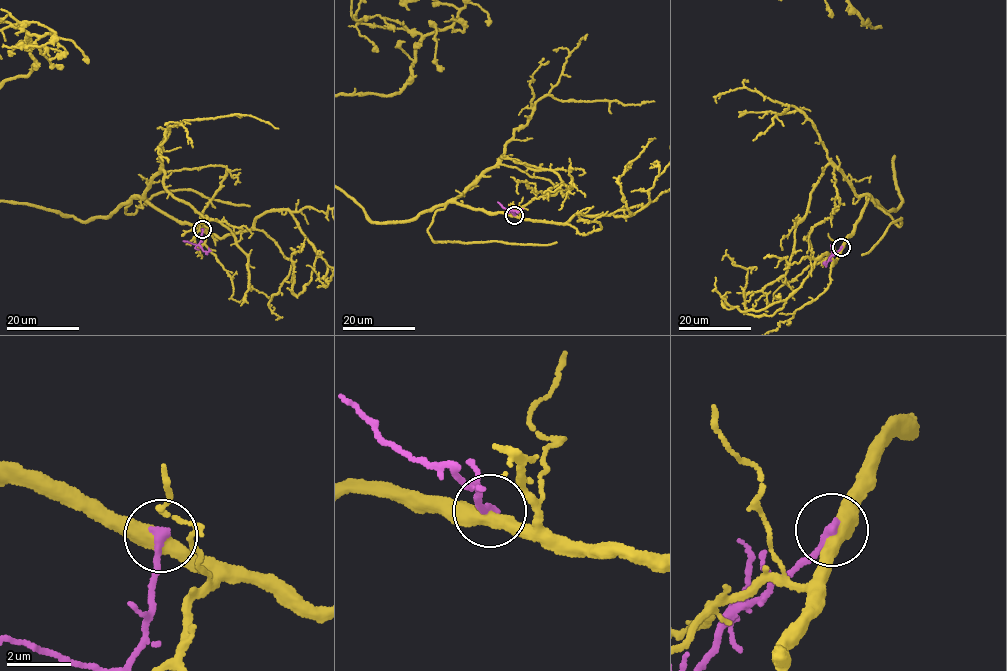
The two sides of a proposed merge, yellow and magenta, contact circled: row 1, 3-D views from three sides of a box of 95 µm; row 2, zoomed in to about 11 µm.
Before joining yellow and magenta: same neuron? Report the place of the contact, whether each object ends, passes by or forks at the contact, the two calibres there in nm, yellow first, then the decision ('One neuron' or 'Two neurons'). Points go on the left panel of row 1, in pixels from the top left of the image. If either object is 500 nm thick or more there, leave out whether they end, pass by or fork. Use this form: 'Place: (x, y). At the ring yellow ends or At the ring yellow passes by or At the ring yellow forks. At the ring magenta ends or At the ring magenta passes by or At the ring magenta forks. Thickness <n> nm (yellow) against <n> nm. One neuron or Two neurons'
Place: (202, 229). At the ring yellow passes by. At the ring magenta ends. Thickness 480 nm (yellow) against 280 nm. Two neurons

